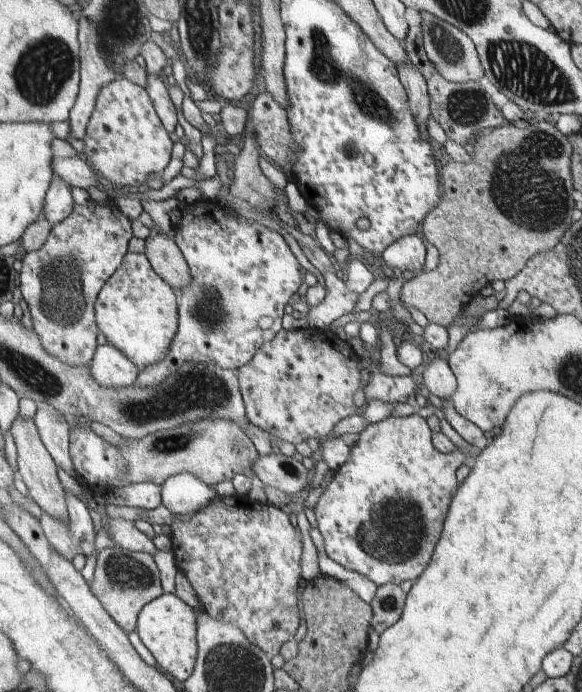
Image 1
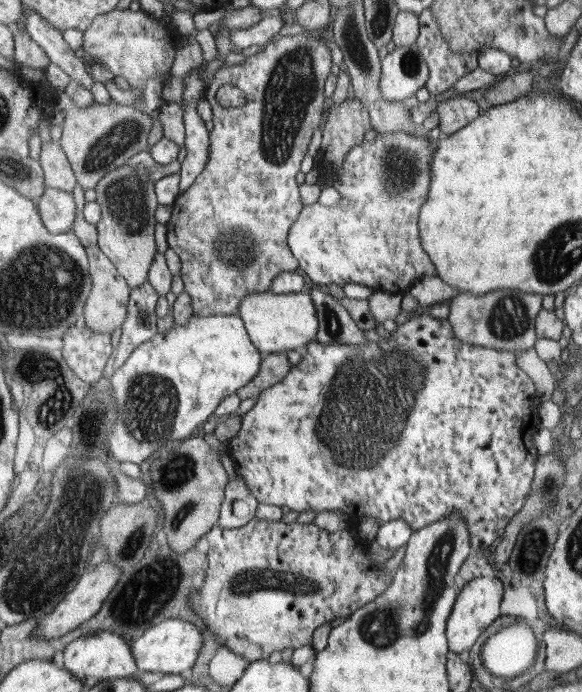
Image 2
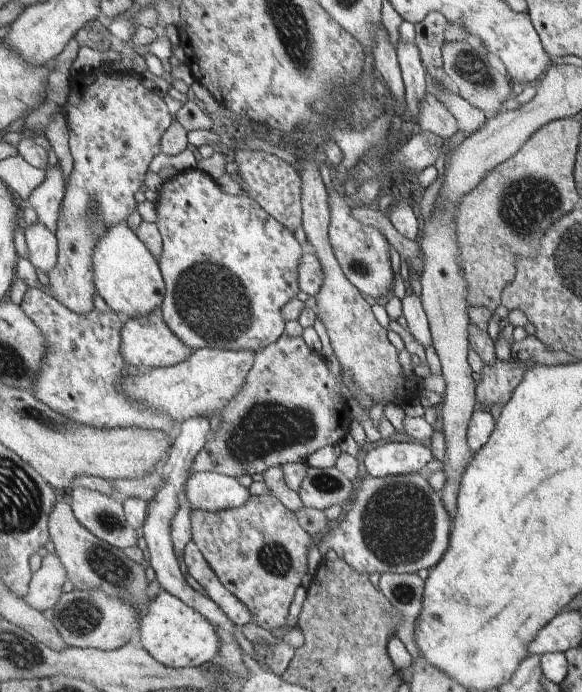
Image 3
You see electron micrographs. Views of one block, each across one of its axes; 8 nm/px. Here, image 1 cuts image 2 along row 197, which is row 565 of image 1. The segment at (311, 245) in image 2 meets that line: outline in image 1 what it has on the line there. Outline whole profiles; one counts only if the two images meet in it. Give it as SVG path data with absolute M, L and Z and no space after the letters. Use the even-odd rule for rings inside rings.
M416 412L369 424L360 432L358 442L350 448L350 458L335 470L313 508L327 556L340 566L363 574L378 587L416 580L426 570L440 540L444 520L458 488L456 470L470 462L458 449L447 454L436 450L426 419Z

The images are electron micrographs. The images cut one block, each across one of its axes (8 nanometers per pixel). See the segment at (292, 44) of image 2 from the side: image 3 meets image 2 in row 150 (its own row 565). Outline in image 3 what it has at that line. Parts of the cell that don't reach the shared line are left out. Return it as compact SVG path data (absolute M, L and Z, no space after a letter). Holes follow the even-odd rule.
M270 492L252 495L242 506L215 513L192 508L191 540L192 544L199 547L220 582L251 611L252 623L268 631L285 626L294 592L298 590L306 572L308 546L316 545L317 538L310 538L310 533L300 528L294 512L290 512L279 498Z

